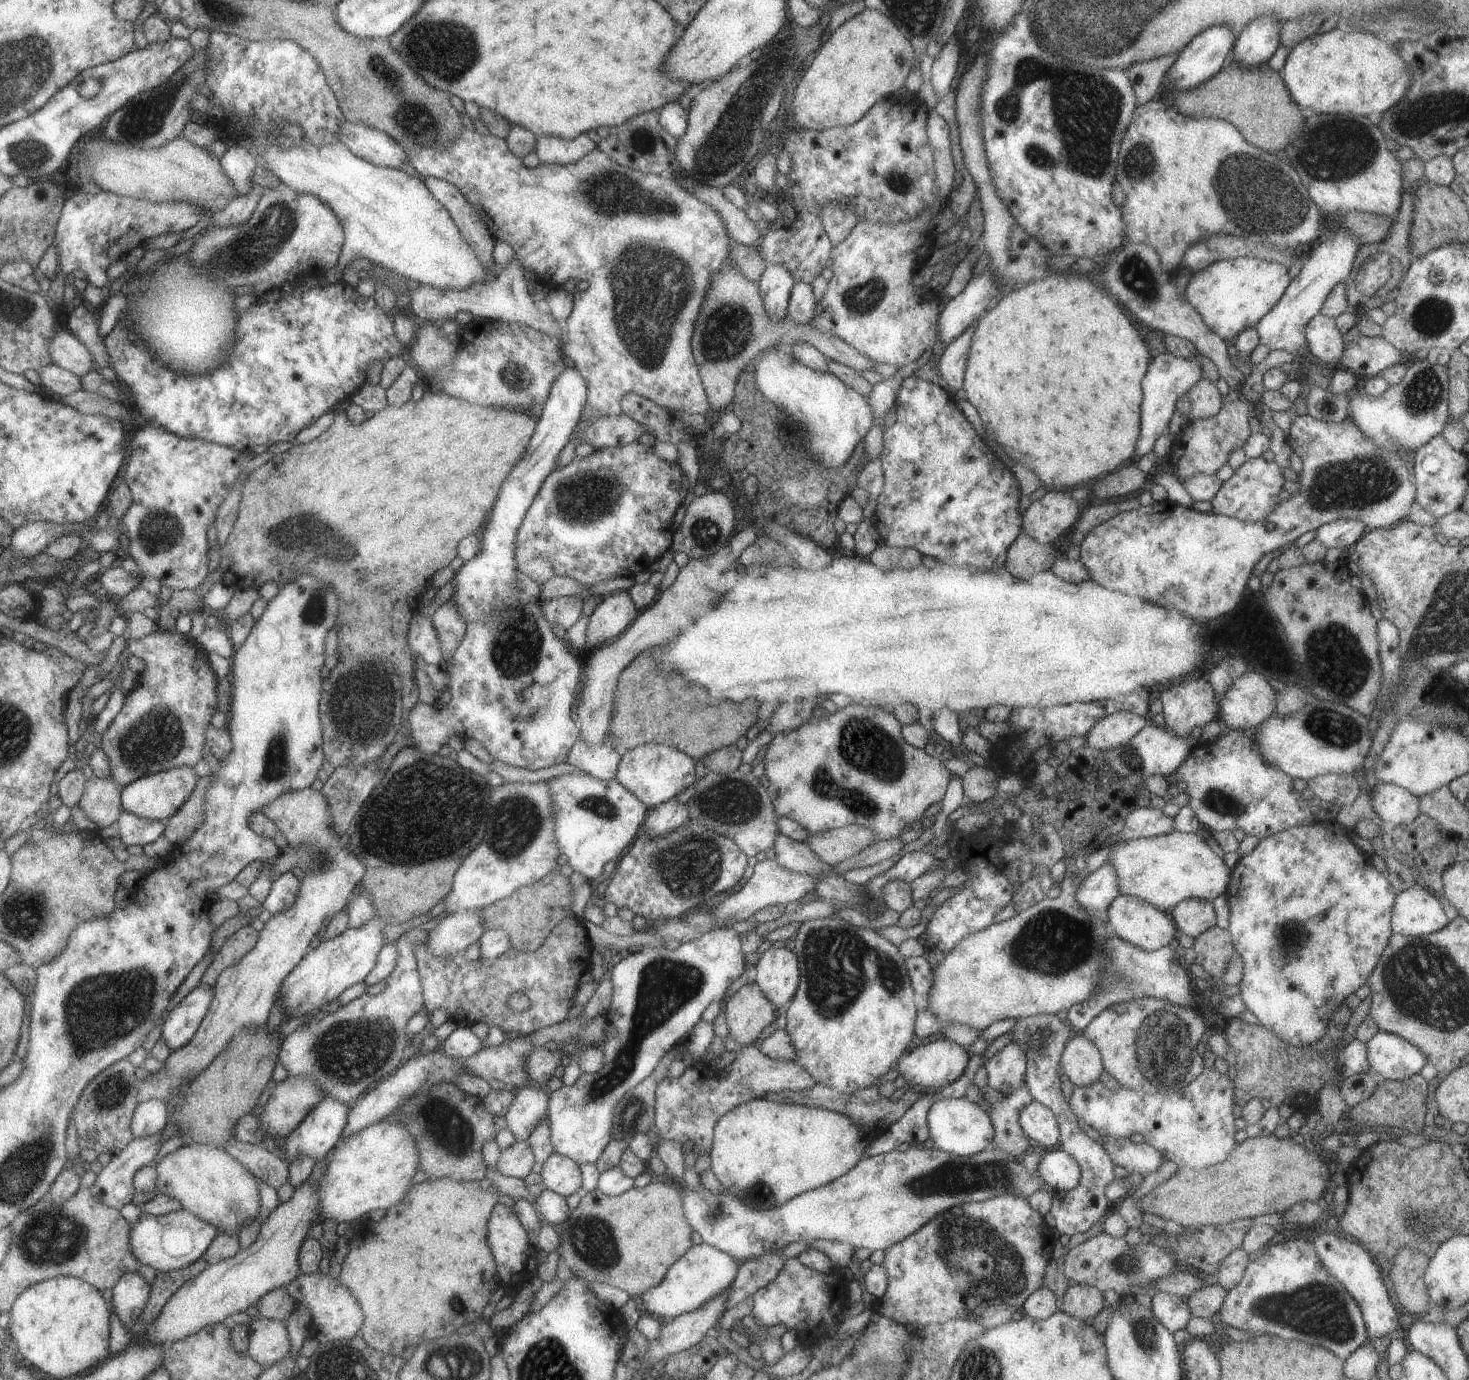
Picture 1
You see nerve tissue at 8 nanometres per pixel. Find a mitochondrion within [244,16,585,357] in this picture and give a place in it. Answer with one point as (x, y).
(444, 51)

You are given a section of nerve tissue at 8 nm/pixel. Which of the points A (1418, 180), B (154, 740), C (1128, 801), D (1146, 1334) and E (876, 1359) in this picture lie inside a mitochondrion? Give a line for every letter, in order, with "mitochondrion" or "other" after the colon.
A: other
B: mitochondrion
C: other
D: mitochondrion
E: mitochondrion

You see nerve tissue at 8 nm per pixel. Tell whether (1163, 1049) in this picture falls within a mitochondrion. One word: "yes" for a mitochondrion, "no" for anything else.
yes

